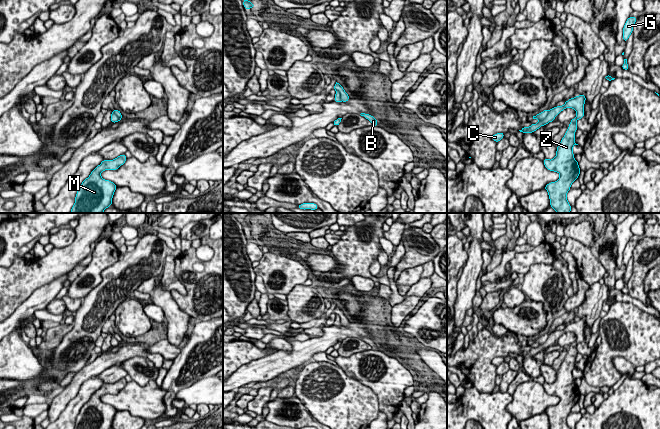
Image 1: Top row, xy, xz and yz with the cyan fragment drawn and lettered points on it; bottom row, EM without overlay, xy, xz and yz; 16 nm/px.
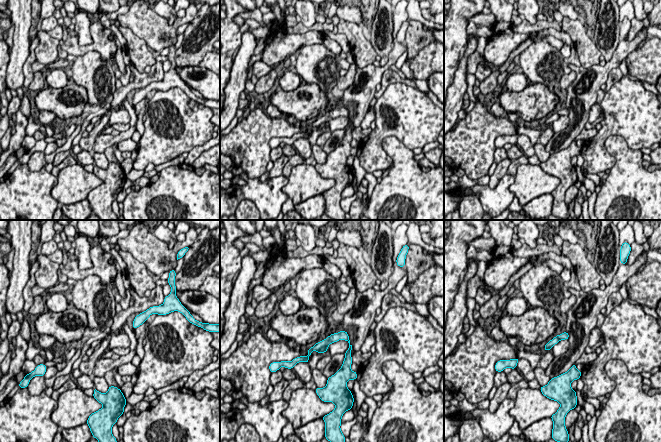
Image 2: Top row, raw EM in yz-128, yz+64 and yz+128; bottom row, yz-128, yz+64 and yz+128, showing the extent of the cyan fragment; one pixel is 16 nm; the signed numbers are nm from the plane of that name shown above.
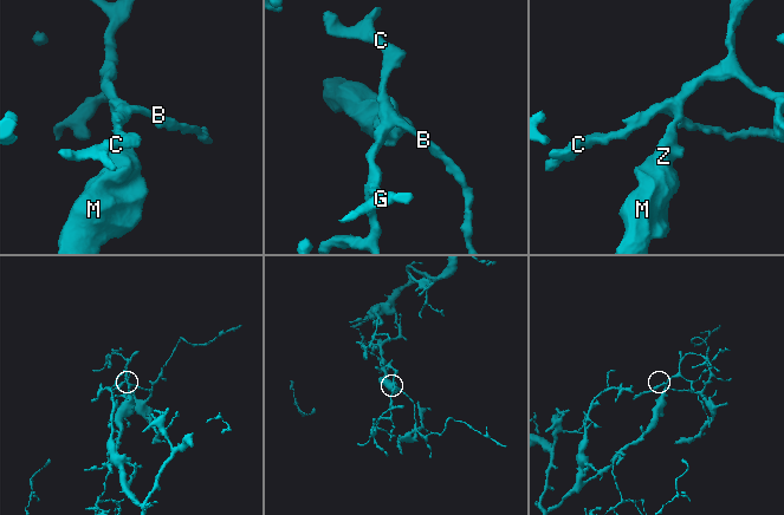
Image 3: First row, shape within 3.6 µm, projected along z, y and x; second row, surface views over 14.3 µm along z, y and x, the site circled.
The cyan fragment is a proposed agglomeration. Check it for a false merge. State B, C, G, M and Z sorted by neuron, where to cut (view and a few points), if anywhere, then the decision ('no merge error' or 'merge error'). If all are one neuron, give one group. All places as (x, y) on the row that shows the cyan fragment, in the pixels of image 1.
B / C G M Z | yz (549, 110), (548, 114), (540, 121) | merge error

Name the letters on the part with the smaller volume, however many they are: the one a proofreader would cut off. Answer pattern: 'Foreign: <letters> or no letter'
Foreign: B

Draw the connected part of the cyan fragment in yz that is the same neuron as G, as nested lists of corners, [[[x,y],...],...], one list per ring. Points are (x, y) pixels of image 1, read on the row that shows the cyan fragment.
[[[629,17],[623,28],[623,40],[627,42],[629,36],[633,32],[633,26],[637,20],[637,17]]]

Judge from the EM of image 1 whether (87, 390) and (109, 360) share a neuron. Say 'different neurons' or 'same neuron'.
different neurons

